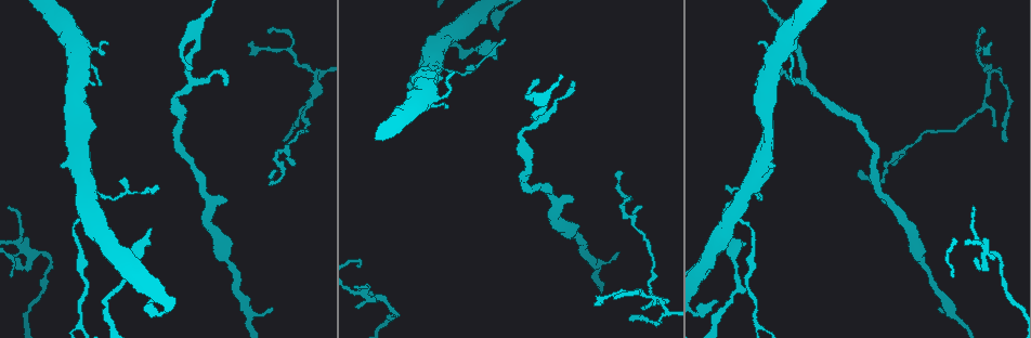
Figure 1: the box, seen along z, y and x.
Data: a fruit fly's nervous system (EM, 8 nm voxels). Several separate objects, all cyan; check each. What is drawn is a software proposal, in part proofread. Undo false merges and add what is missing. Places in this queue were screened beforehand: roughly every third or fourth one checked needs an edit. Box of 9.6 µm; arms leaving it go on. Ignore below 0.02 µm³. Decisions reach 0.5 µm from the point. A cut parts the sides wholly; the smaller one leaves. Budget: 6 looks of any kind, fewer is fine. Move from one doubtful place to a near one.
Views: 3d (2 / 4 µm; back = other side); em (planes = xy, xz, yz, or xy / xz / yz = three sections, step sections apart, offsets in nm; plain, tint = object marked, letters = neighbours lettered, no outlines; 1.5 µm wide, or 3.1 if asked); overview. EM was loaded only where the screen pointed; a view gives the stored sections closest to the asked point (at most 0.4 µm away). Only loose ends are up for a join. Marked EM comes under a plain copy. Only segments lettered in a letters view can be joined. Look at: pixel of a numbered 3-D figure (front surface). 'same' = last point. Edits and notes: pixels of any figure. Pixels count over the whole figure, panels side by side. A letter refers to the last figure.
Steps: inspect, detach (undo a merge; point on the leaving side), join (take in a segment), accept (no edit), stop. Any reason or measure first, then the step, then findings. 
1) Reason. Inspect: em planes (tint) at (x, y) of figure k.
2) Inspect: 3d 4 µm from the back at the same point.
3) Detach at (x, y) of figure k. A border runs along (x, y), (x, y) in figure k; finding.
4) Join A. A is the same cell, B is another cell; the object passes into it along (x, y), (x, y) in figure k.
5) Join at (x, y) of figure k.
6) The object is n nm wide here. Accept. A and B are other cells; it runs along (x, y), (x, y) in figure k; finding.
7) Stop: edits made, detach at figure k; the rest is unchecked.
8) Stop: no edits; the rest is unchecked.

Free end. Inspect: em xy step 4 (letters) at (106, 42) of figure 1.

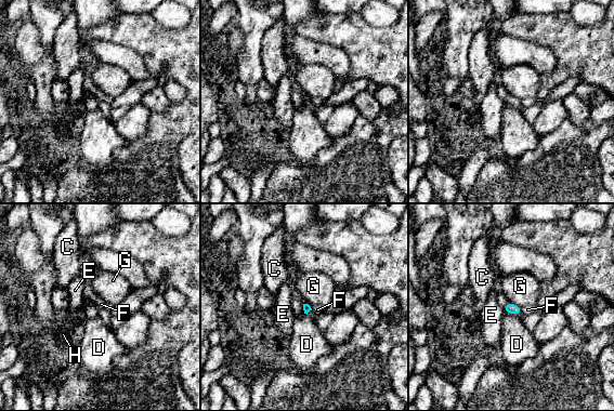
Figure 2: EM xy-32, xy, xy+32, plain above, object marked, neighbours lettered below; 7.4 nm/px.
Another direction. Inspect: em planes (letters) at the same point.

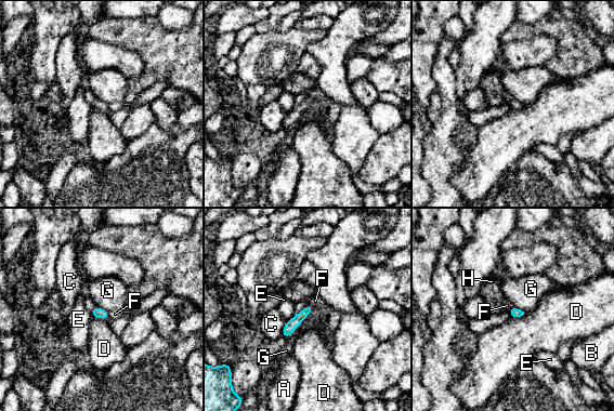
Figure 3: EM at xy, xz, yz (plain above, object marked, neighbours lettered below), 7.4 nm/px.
Accept. A, B, C, D, E, F, G and H are other cells; it runs along (309, 308), (285, 333) in figure 3; no lettered segment goes on from it.

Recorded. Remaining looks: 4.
Tapers out. Inspect: em planes (letters) at (226, 84) of figure 1.

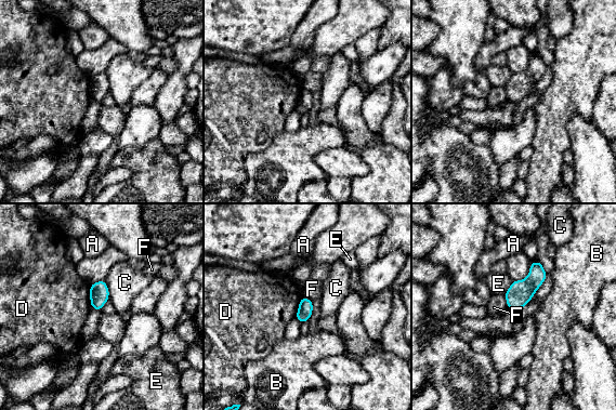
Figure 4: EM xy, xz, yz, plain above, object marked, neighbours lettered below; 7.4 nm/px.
The object is 110 nm wide here. Accept. A, B, C, D, E and F are other cells; a border runs along (503, 294), (508, 307) in figure 4; none of them fits.

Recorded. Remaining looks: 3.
An open end. Inspect: em planes (letters) at (937, 309) of figure 1.

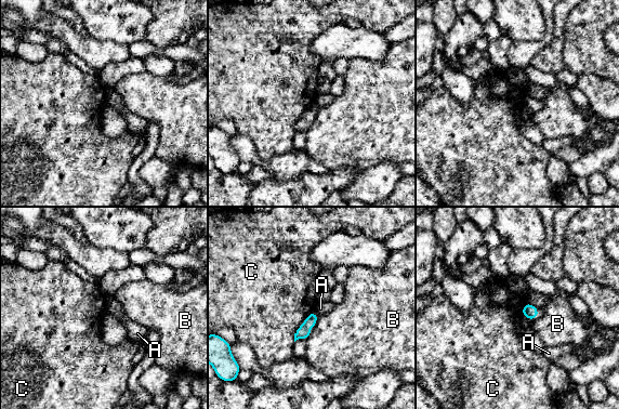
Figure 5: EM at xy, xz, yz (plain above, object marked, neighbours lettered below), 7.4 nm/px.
The longest contact is with C, 280 nm. Accept. A, B and C are other cells; none of them fits.

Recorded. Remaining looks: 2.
Stop: no edits; the rest is unchecked.

